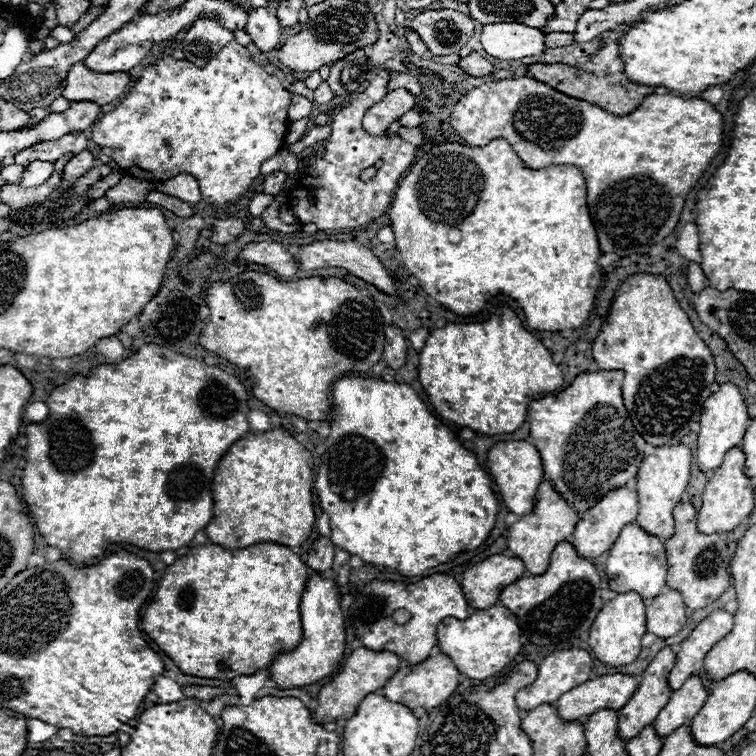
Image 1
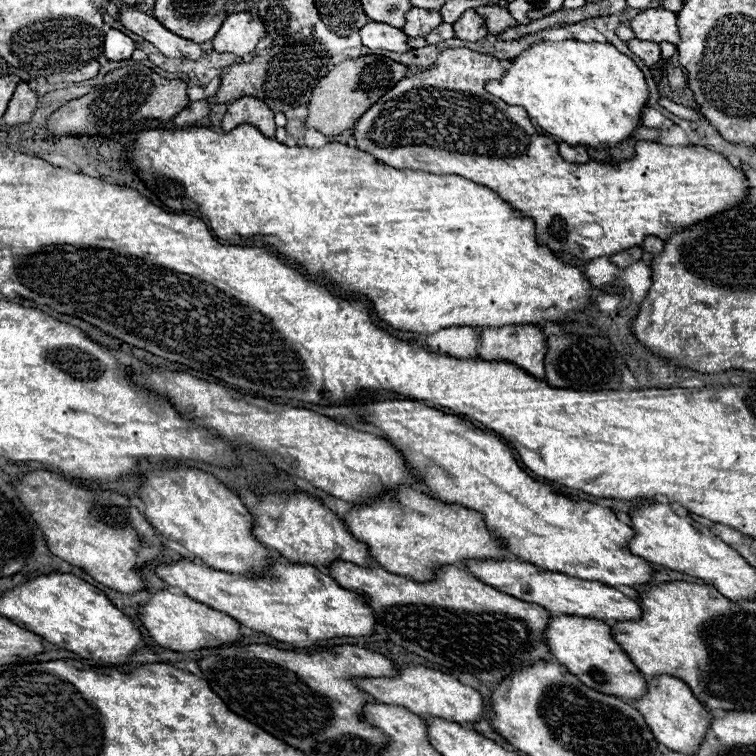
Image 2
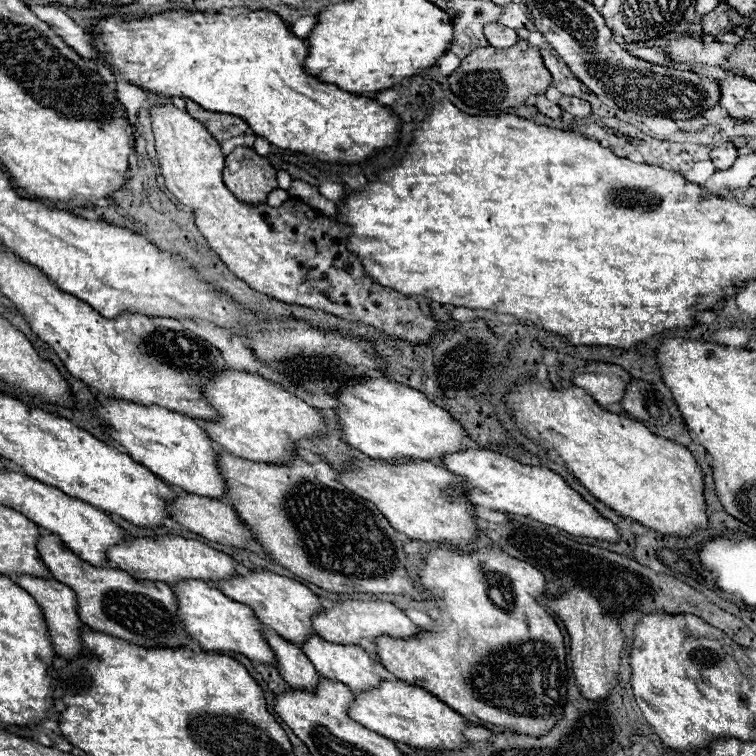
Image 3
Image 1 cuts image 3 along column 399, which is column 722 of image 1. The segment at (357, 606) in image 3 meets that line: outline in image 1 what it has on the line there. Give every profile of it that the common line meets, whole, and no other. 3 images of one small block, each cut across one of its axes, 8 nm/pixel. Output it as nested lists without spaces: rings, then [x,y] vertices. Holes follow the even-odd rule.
[[[718,608],[692,630],[692,634],[682,642],[676,654],[674,670],[668,676],[668,684],[672,690],[678,690],[686,682],[686,678],[698,670],[710,648],[718,640],[722,640],[732,630],[732,626],[734,614],[728,614],[726,610]]]

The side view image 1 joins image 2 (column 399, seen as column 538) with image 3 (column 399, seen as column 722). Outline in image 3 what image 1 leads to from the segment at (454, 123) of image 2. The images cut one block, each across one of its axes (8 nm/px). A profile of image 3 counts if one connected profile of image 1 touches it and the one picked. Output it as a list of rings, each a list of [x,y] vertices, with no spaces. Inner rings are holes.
[[[180,8],[180,10],[164,10],[164,12],[158,12],[154,16],[148,16],[148,18],[126,20],[124,12],[116,12],[116,14],[108,14],[108,16],[98,18],[98,22],[94,24],[94,30],[92,30],[90,36],[102,44],[102,48],[94,48],[96,54],[108,64],[108,68],[112,70],[112,74],[120,76],[122,80],[138,86],[140,90],[160,92],[160,94],[168,94],[168,96],[186,96],[190,100],[196,100],[196,104],[200,104],[202,108],[208,108],[212,112],[242,116],[244,120],[248,120],[248,126],[256,132],[256,136],[264,136],[270,144],[274,144],[278,148],[288,148],[288,150],[294,150],[294,152],[316,156],[318,160],[332,162],[332,164],[336,164],[336,162],[340,162],[340,164],[362,164],[376,150],[396,146],[396,142],[398,142],[400,122],[398,122],[398,116],[394,116],[388,108],[376,104],[372,98],[362,98],[362,96],[348,94],[348,92],[340,90],[338,86],[324,84],[318,78],[312,78],[312,76],[304,74],[302,64],[304,64],[304,58],[306,58],[306,42],[300,40],[300,38],[296,38],[294,34],[290,34],[288,26],[276,14],[260,14],[260,12],[256,14],[256,12],[250,12],[250,14],[230,16],[230,14],[206,14],[206,12],[198,12],[198,10],[190,10],[190,8]]]

